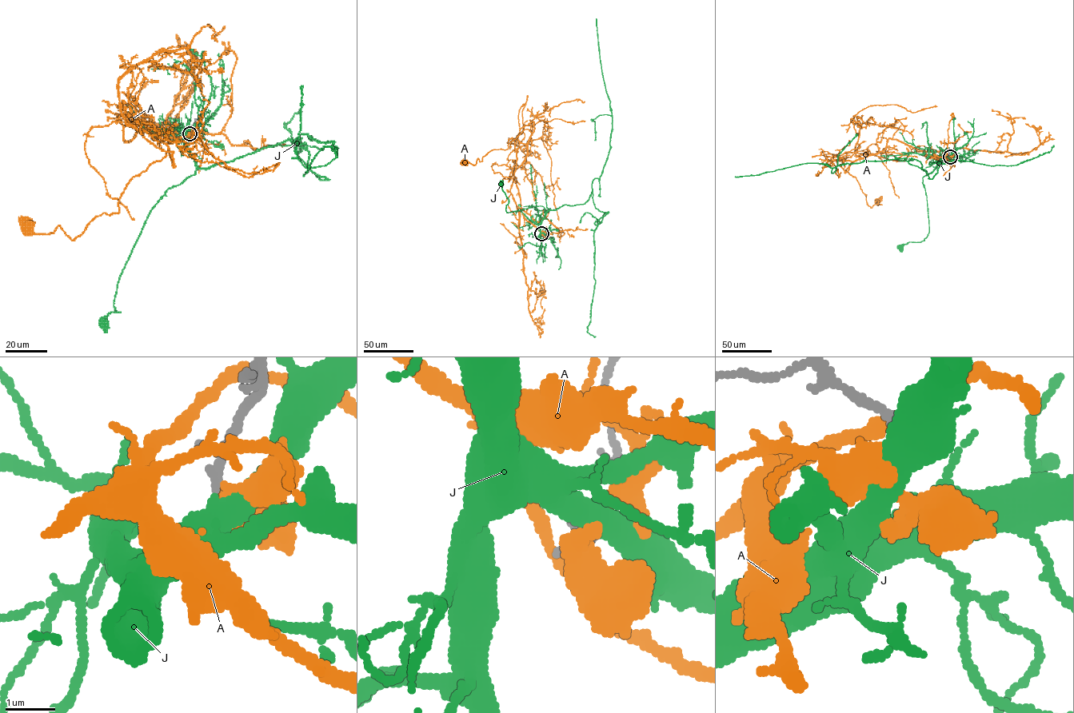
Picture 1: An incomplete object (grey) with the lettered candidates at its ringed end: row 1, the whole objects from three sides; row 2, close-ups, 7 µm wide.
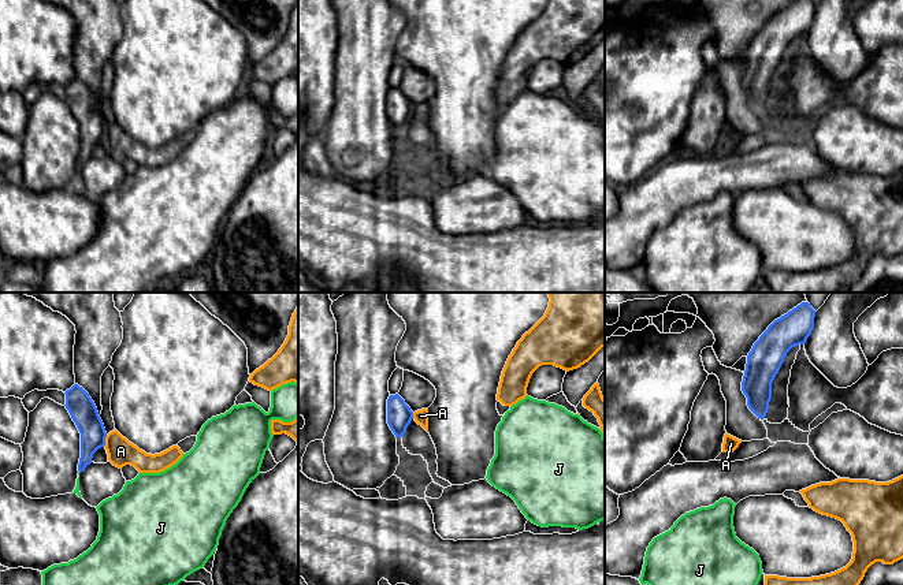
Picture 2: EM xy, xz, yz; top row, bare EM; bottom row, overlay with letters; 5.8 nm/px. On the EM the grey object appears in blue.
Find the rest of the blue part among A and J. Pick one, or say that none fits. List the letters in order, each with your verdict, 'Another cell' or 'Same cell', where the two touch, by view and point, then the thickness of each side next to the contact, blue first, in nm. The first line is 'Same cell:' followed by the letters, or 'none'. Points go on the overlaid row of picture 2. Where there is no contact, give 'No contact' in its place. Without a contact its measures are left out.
Same cell: J
A: Another cell. Touches blue at xy (104, 440). Thickness 160 nm (blue) against 160 nm
J: Same cell. No contact

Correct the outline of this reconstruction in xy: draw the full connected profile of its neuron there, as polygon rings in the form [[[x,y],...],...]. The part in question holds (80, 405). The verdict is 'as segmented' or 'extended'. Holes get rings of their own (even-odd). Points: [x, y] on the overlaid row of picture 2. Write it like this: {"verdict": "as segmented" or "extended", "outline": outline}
{"verdict": "as segmented", "outline": [[[74,384],[66,392],[66,409],[81,433],[81,458],[78,472],[92,463],[93,454],[105,446],[107,432],[97,407],[89,394]]]}

